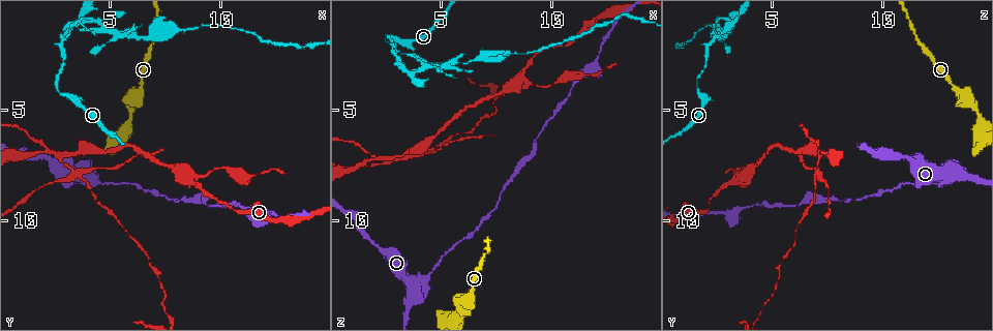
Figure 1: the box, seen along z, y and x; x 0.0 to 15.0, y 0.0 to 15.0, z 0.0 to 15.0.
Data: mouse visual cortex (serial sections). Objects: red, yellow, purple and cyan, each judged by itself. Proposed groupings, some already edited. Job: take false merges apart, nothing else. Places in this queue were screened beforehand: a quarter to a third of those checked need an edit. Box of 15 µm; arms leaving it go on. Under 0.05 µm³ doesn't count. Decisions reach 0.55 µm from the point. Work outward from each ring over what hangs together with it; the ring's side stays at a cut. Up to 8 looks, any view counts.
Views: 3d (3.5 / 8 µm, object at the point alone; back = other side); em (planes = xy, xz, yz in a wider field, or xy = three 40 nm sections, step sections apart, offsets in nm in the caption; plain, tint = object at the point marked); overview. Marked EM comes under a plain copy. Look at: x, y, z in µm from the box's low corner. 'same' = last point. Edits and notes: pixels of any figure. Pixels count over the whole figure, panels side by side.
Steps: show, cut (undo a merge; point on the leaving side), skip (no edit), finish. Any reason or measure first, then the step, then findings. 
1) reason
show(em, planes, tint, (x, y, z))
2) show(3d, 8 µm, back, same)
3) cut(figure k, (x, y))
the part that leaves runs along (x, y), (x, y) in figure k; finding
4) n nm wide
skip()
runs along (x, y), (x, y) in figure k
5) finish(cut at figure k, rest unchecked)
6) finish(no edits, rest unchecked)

a narrow waist
show(3d, 3.5 µm, (12.4, 9.6, 2.3))

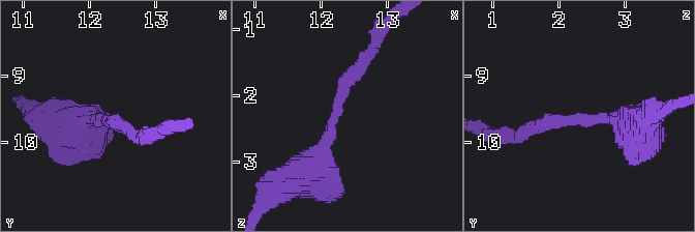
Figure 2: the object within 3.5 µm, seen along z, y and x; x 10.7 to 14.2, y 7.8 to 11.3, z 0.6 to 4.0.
arms of 200, 300 nm
show(em, xy, step 1, tint, (12.25, 9.60, 2.20))

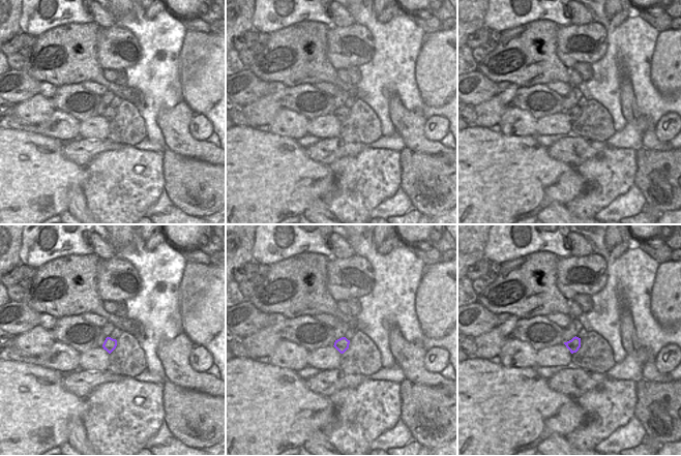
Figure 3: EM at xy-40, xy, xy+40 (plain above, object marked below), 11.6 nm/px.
skip()
runs along (309, 169), (366, 55) in figure 2; one cell here

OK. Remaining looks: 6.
branch point
show(3d, 3.5 µm, (8.7, 8.3, 3.4))

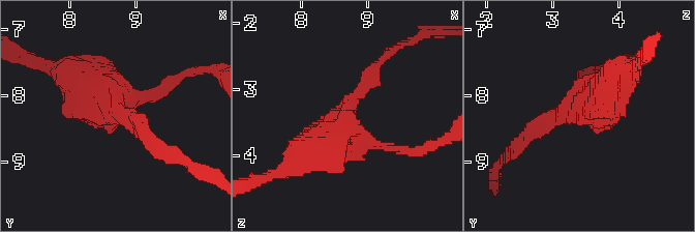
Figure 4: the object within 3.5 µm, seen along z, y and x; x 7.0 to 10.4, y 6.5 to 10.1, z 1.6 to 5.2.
3 arms; arms of 150, 250, 400 nm; shape alone is not enough
show(em, xy, step 2, tint, (8.65, 8.15, 3.40))

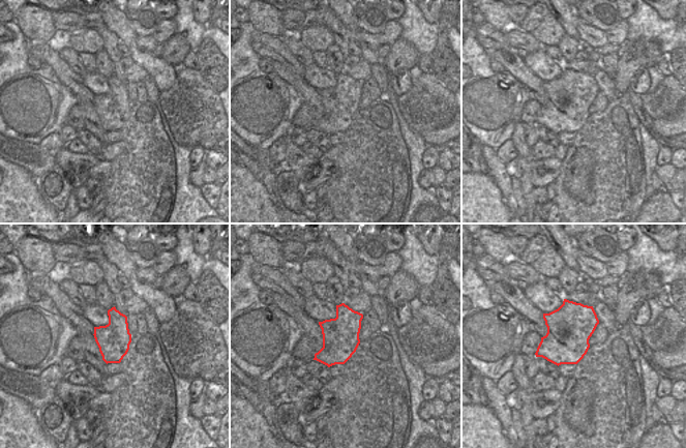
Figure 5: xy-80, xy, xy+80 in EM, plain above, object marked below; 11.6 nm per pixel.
skip()
runs along (370, 80), (338, 133), (288, 170) in figure 4; continuous, no second cell

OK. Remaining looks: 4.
show(3d, 3.5 µm, (2.7, 4.2, 1.6))

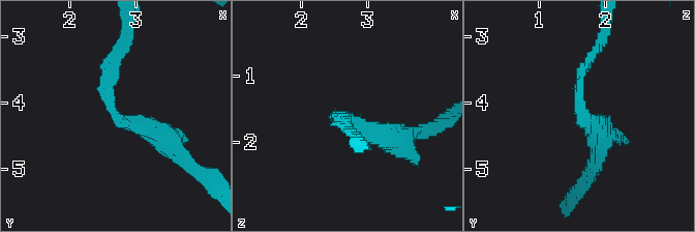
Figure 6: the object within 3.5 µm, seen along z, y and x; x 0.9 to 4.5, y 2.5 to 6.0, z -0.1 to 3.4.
arms of 150, 350 nm; now the EM
show(em, xy, step 2, tint, (2.70, 4.20, 1.60))

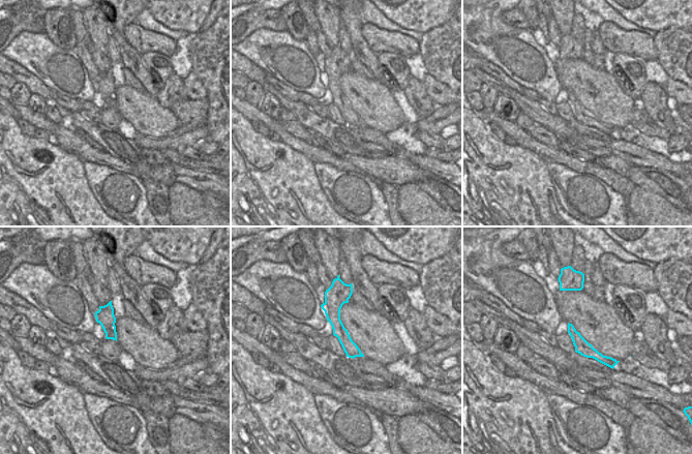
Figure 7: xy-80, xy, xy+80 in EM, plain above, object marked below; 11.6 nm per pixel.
show(em, xy, step 3, tint, same)

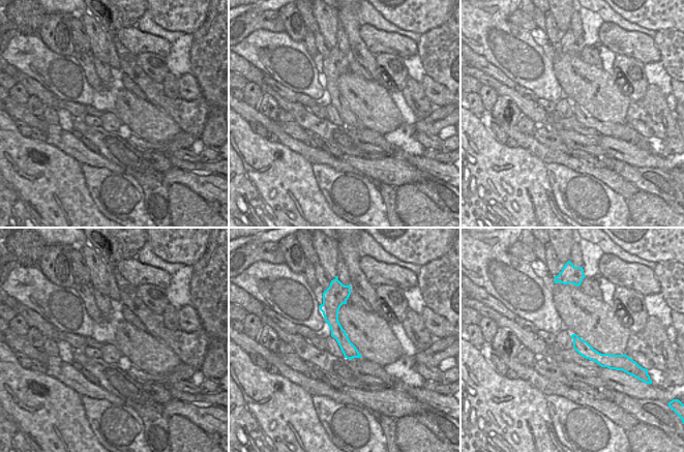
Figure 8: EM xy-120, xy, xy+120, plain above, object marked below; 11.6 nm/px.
skip()
runs along (170, 144), (113, 112), (116, 52) in figure 6; all the same cell

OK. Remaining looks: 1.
finish(no edits, rest unchecked)

